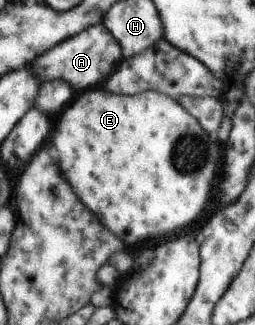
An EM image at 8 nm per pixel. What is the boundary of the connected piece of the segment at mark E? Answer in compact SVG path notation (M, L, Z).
M92 89L74 99L60 115L54 129L58 165L80 201L94 211L102 225L114 231L124 243L172 237L198 219L206 207L220 165L220 147L208 137L197 119L164 93L148 91L140 95L116 95Z

